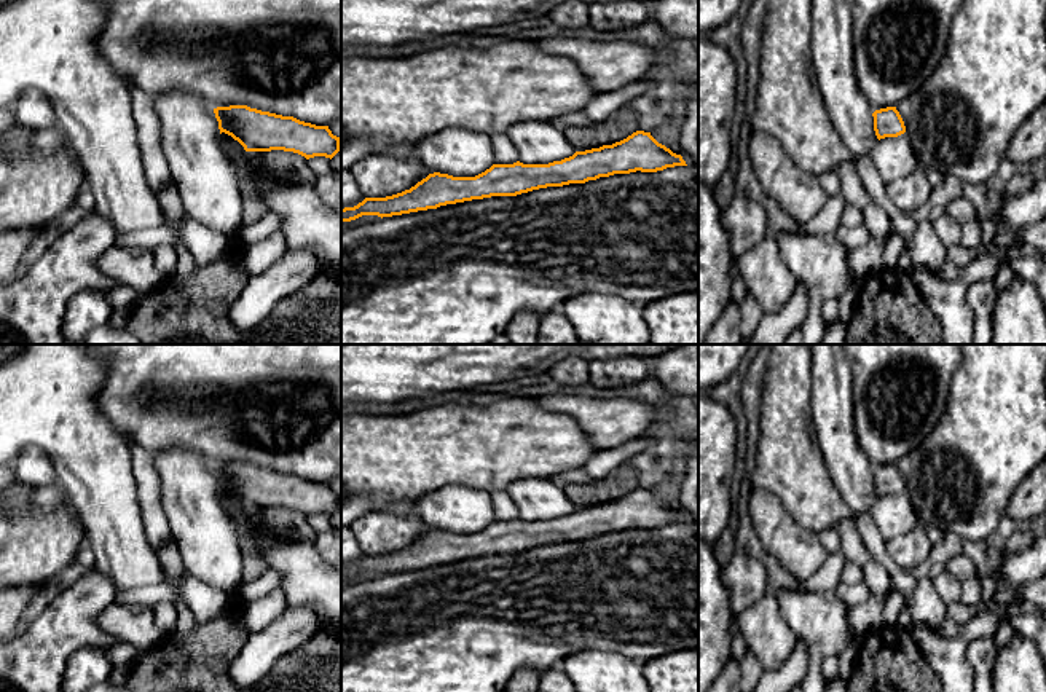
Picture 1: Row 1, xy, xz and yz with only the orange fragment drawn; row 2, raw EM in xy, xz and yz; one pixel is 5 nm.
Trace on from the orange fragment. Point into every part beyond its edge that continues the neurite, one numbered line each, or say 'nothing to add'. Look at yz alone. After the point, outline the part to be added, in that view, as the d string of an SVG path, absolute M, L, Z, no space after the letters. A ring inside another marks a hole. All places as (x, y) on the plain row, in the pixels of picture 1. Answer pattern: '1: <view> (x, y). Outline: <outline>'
nothing to add

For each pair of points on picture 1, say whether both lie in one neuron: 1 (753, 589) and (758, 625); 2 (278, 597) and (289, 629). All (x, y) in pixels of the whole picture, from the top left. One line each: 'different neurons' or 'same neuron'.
1: different neurons
2: different neurons

